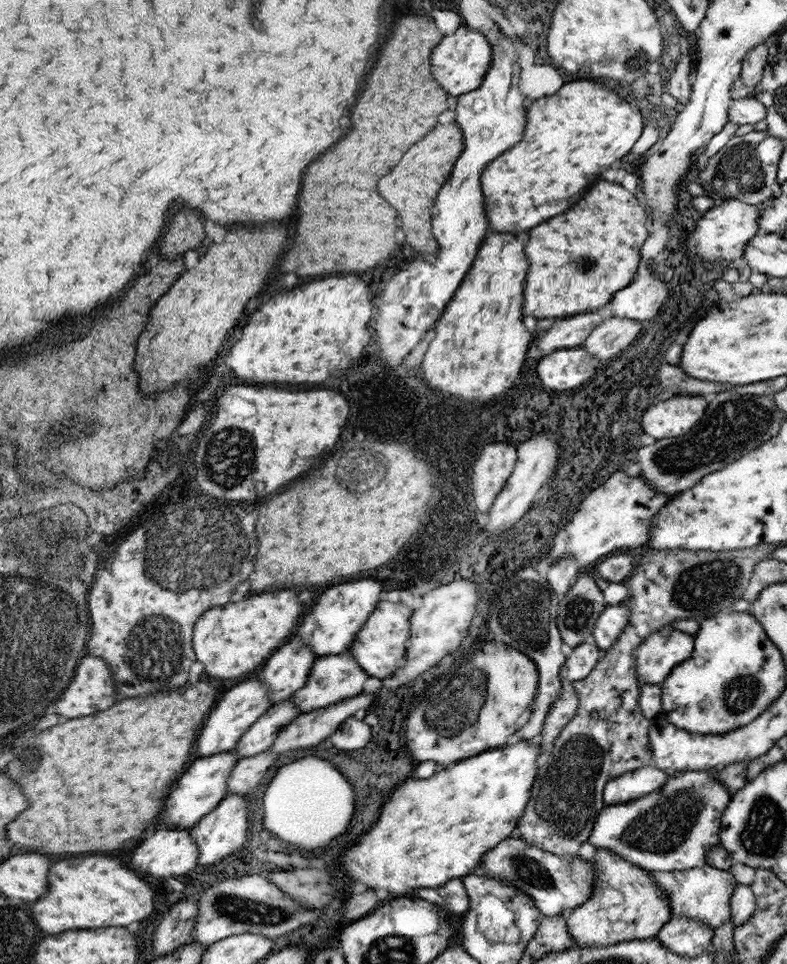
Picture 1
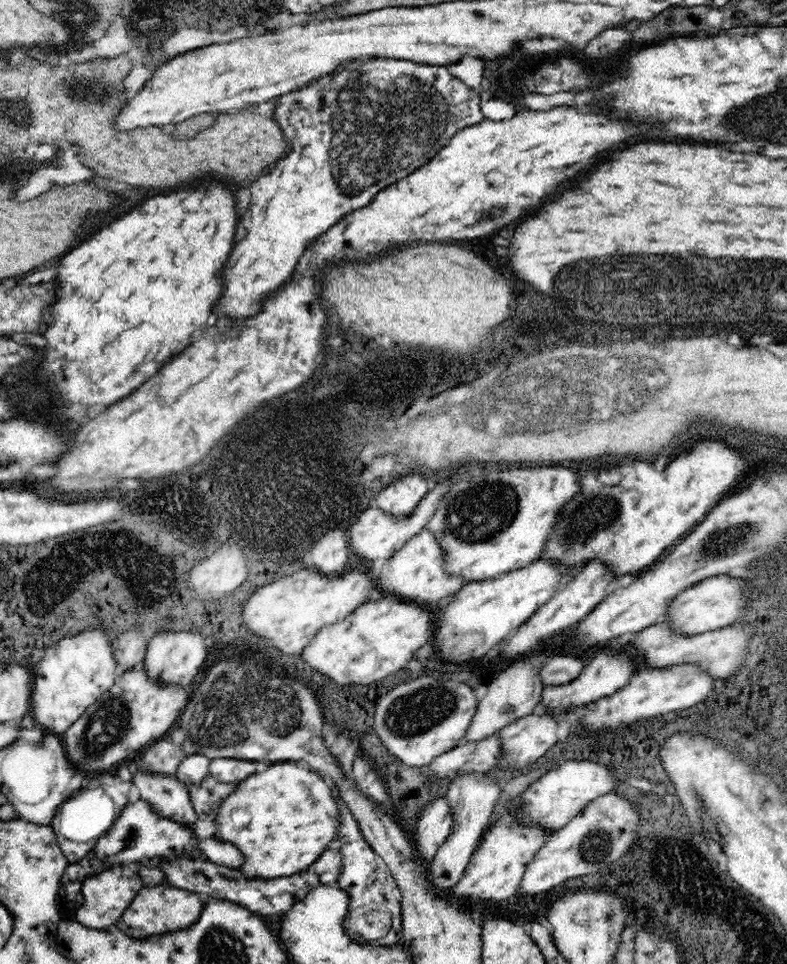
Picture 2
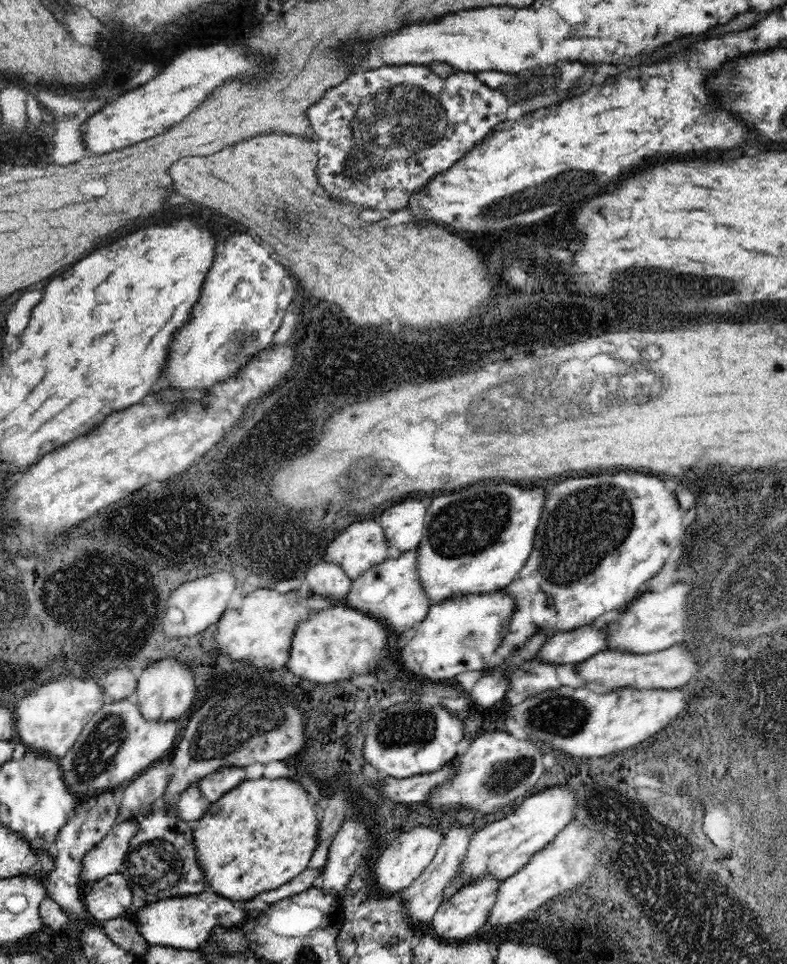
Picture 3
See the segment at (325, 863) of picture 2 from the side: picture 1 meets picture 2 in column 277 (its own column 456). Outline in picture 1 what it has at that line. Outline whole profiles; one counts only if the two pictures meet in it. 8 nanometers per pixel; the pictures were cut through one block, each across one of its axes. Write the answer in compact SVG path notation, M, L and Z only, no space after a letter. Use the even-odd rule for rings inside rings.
M449 880L441 888L423 888L417 890L417 898L435 904L443 912L451 912L451 916L465 914L469 908L469 896L461 880Z

